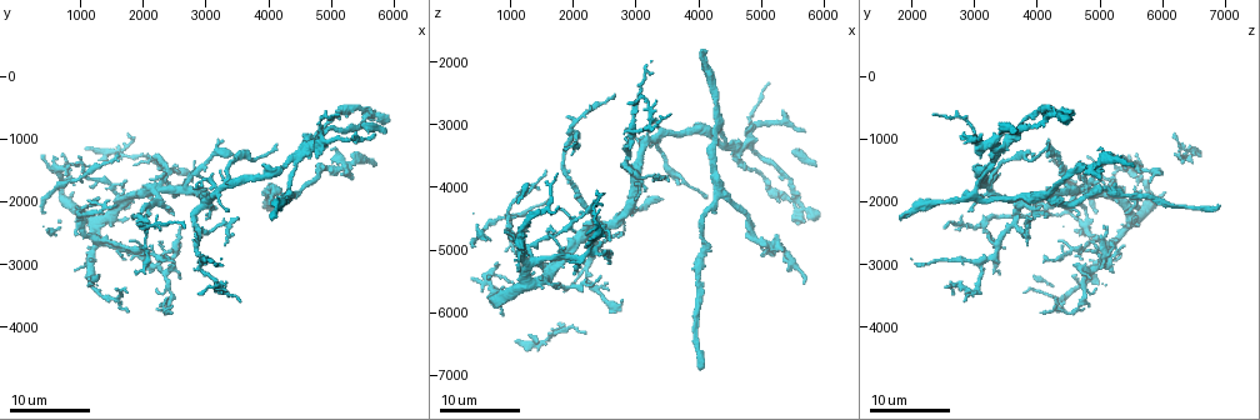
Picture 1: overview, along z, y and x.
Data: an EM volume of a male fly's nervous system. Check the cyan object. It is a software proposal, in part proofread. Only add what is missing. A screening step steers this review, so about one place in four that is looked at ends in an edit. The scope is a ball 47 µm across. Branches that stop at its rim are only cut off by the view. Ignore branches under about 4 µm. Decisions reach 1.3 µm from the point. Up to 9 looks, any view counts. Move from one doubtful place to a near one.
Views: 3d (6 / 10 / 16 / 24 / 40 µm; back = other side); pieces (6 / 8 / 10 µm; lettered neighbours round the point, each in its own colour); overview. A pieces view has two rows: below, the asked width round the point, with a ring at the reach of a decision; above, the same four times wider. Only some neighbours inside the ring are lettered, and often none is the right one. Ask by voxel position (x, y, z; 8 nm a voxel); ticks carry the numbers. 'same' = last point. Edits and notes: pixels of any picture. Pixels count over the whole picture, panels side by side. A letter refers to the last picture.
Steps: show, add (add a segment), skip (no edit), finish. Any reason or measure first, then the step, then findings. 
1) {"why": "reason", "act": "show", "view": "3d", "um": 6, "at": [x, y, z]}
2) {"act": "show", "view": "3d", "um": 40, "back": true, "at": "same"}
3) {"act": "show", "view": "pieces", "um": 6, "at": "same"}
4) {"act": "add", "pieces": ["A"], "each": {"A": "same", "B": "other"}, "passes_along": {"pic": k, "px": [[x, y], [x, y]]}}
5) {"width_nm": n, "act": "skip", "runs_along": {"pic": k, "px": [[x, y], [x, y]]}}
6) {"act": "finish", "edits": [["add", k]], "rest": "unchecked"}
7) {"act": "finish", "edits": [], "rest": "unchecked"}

{"why": "tapers out", "act": "show", "view": "3d", "um": 24, "at": [1550, 2050, 3750]}

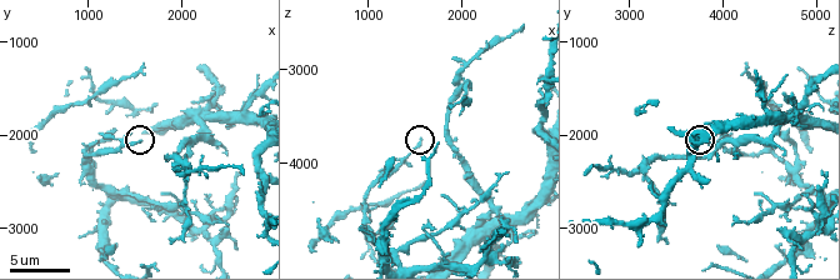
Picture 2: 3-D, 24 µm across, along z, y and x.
{"act": "show", "view": "pieces", "um": 6, "at": [1600, 2100, 3750]}

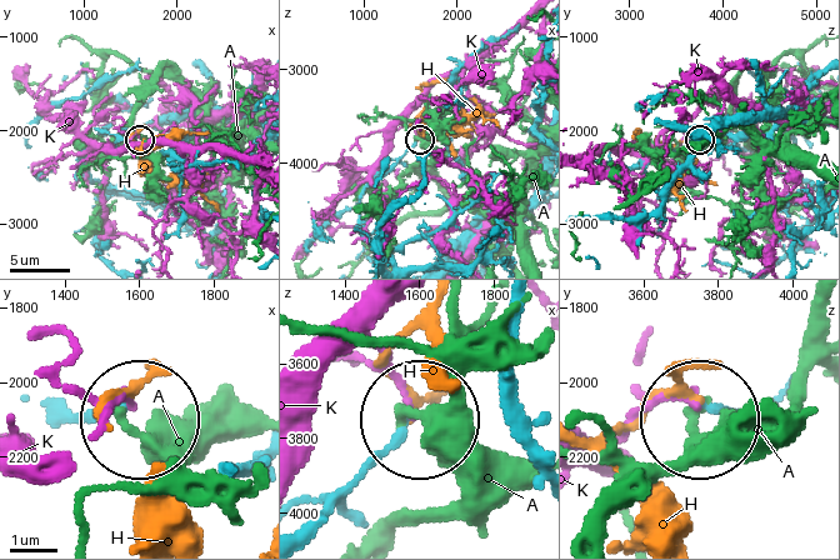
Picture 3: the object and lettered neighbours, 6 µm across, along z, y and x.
{"width_nm": 170, "act": "skip", "each": {"A": "other", "H": "other", "K": "other"}, "runs_along": {"pic": 3, "px": [[311, 521], [403, 418]]}, "found": "no lettered segment goes on from it"}

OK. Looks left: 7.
{"why": "free end", "act": "show", "view": "pieces", "um": 10, "at": [950, 1300, 4850]}

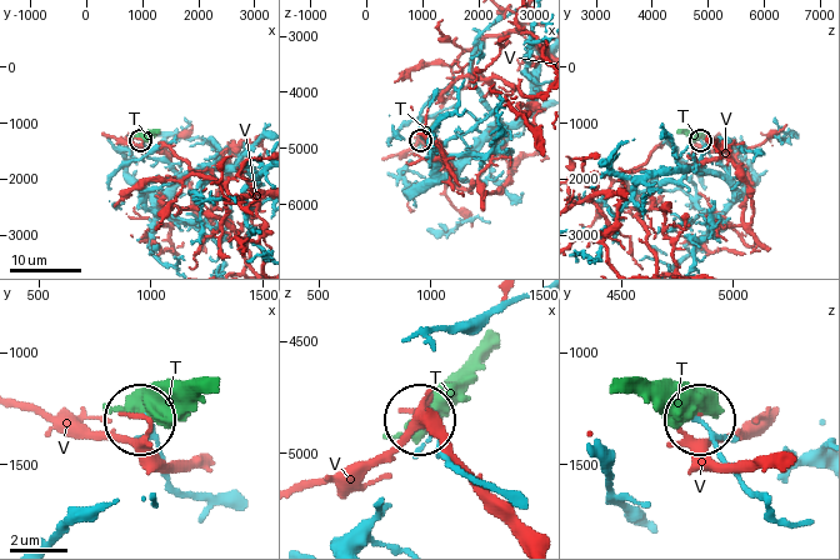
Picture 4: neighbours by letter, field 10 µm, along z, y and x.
{"act": "skip", "each": {"T": "other", "V": "other"}, "runs_along": {"pic": 4, "px": [[770, 503], [744, 484], [696, 421]]}, "found": "none of them fits"}

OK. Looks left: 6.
{"act": "show", "view": "3d", "um": 16, "at": [5000, 1150, 5000]}

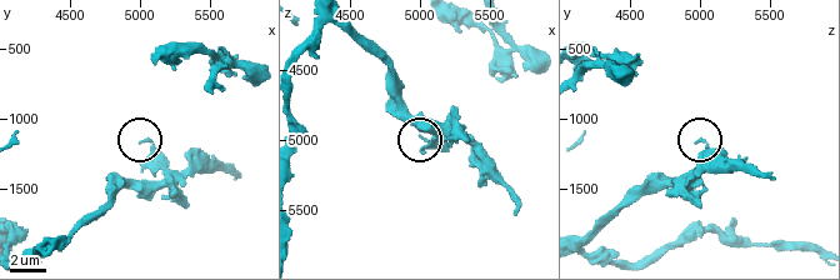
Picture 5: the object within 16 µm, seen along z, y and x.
{"why": "see the neighbours", "act": "show", "view": "pieces", "um": 8, "at": [5000, 1180, 4960]}

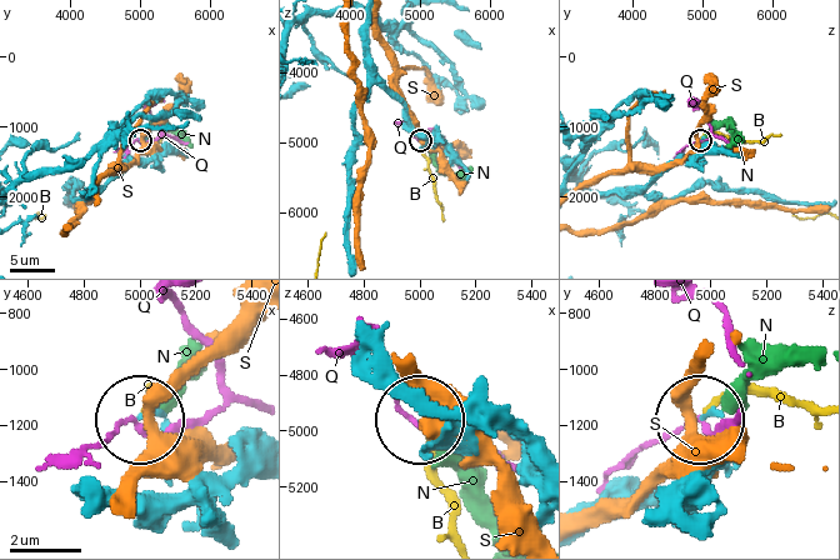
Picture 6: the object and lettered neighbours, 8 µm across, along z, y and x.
{"act": "skip", "each": {"B": "other", "N": "other", "Q": "other", "S": "other"}, "found": "no lettered segment goes on from it"}

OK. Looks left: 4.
{"why": "free end", "act": "show", "view": "3d", "um": 24, "at": [4150, 1050, 4150]}

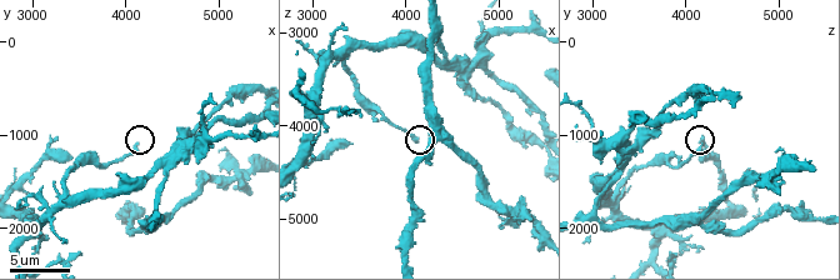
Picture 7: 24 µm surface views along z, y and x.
{"act": "show", "view": "3d", "um": 6, "at": [4100, 1100, 4150]}

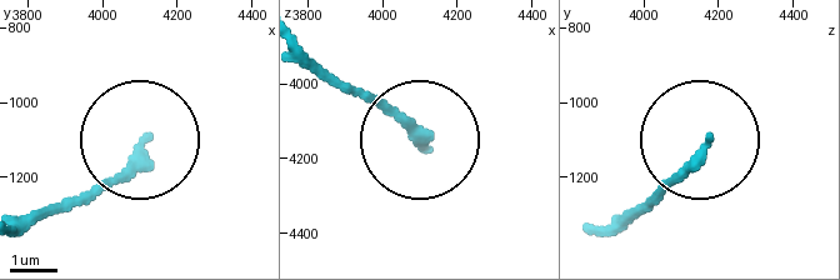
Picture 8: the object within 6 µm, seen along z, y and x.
{"why": "what lies round it", "act": "show", "view": "pieces", "um": 8, "at": [4110, 1100, 4170]}

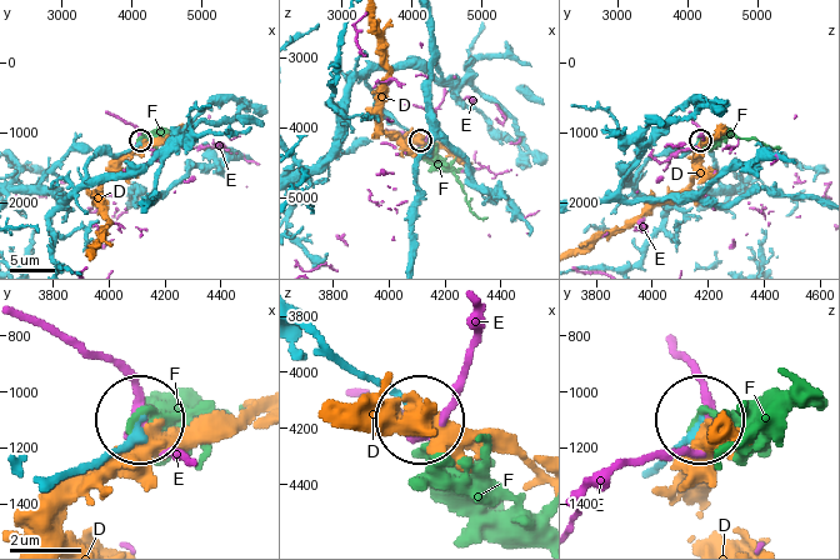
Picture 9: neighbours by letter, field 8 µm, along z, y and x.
{"act": "skip", "each": {"D": "other", "E": "other", "F": "other"}, "runs_along": {"pic": 9, "px": [[54, 481], [108, 458], [133, 424]]}, "found": "no lettered segment goes on from it"}

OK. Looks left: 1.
{"act": "finish", "edits": [], "rest": "unchecked"}

